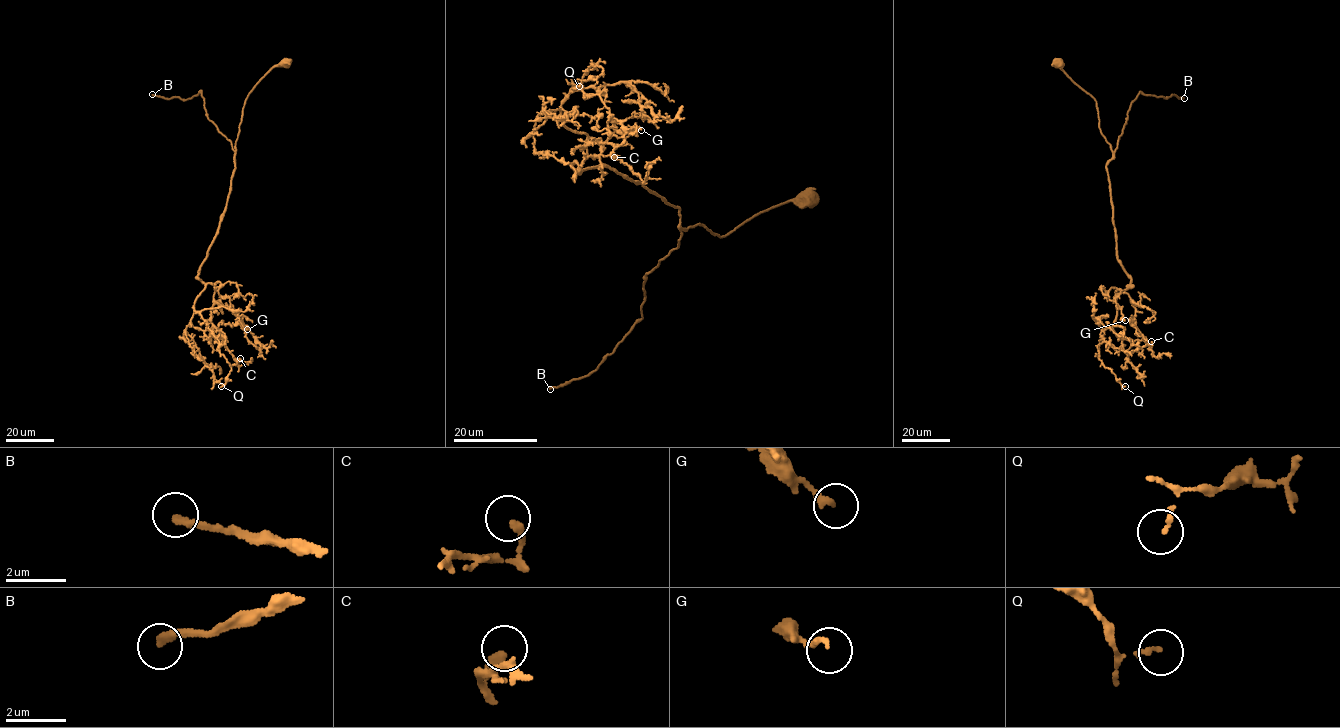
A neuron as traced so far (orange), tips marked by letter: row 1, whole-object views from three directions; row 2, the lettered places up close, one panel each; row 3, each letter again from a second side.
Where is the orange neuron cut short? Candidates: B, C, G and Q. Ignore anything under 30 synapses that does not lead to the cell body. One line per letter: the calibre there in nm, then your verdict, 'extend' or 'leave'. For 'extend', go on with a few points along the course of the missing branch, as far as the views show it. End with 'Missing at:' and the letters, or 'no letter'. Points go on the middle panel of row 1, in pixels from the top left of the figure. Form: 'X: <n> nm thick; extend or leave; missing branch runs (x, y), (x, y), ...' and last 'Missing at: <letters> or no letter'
B: 240 nm thick; extend; missing branch runs (550, 389), (542, 396), (525, 403), (495, 408), (467, 445)
C: 280 nm thick; leave
G: 190 nm thick; leave
Q: 150 nm thick; leave
Missing at: B

